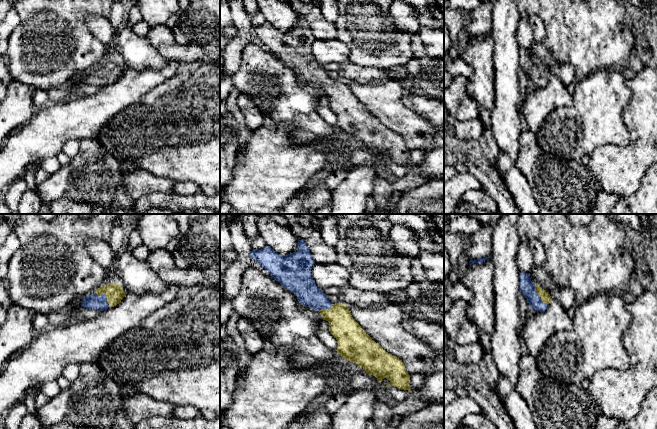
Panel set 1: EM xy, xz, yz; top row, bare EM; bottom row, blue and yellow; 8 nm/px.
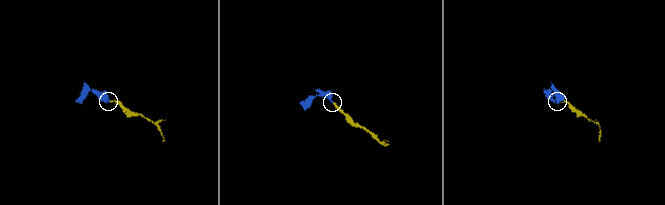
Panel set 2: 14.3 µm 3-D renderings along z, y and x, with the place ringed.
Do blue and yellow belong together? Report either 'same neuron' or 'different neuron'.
same neuron

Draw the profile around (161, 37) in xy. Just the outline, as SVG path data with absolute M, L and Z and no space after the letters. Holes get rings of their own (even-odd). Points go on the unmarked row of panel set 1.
M167 25L149 27L147 39L166 60L176 63L191 63L206 59L206 49L203 46L179 45Z

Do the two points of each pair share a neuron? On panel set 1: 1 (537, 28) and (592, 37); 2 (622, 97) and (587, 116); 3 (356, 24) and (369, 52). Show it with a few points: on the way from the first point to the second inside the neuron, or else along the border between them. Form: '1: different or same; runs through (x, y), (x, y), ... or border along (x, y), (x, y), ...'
1: different; border along (532, 12), (545, 29), (541, 42)
2: same; runs through (613, 97), (607, 97), (596, 108)
3: same; runs through (356, 31), (356, 37), (364, 45)

